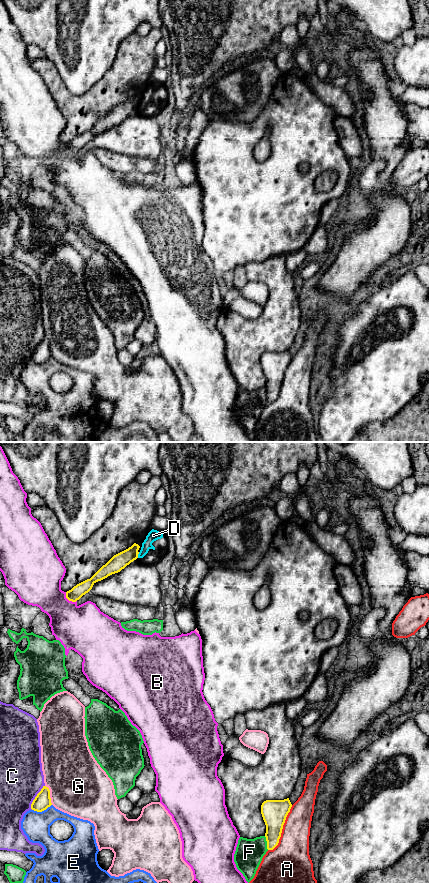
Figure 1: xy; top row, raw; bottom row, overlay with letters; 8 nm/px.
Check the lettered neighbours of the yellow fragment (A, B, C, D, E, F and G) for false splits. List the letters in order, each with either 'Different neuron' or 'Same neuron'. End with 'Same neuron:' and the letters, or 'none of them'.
A: Different neuron
B: Different neuron
C: Different neuron
D: Different neuron
E: Different neuron
F: Different neuron
G: Different neuron
Same neuron: none of them

